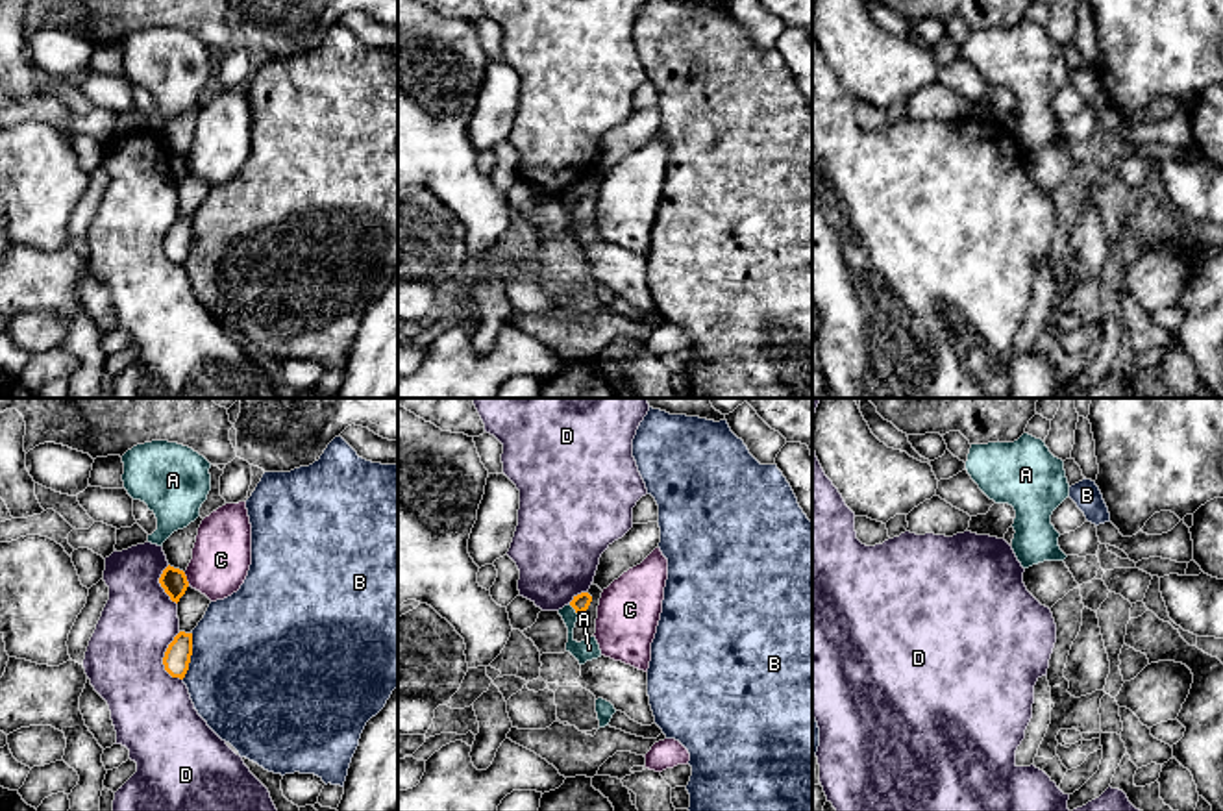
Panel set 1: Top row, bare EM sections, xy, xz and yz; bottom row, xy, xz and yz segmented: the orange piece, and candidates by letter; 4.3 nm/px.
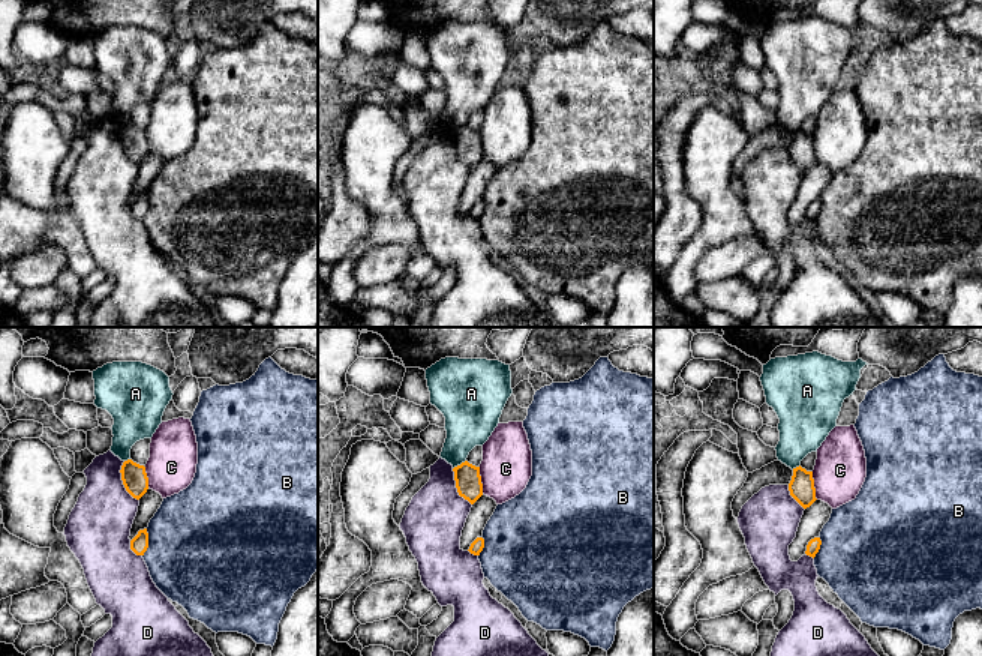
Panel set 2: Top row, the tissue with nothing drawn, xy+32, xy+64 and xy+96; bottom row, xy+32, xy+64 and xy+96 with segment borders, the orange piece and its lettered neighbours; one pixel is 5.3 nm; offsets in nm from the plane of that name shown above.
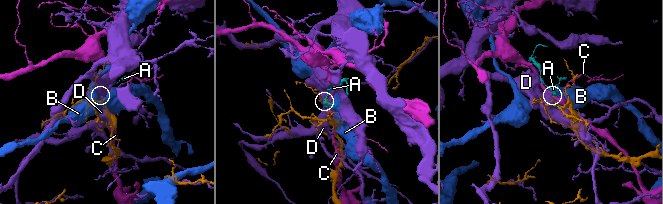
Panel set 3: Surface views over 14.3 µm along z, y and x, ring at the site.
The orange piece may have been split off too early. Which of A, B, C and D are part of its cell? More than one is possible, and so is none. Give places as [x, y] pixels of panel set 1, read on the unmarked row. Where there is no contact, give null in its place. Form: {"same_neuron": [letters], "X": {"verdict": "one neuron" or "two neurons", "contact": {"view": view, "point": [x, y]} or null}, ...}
{"same_neuron": [], "A": {"verdict": "two neurons", "contact": {"view": "xz", "point": [574, 193]}}, "B": {"verdict": "two neurons", "contact": {"view": "xy", "point": [191, 239]}}, "C": {"verdict": "two neurons", "contact": {"view": "xy", "point": [185, 163]}}, "D": {"verdict": "two neurons", "contact": {"view": "xy", "point": [163, 245]}}}

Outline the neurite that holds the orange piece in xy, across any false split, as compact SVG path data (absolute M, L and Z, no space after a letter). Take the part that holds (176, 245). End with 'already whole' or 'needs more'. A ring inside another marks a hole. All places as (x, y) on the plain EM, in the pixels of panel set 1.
M179 217L168 230L163 250L172 263L183 265L192 241L192 218Z; already whole

